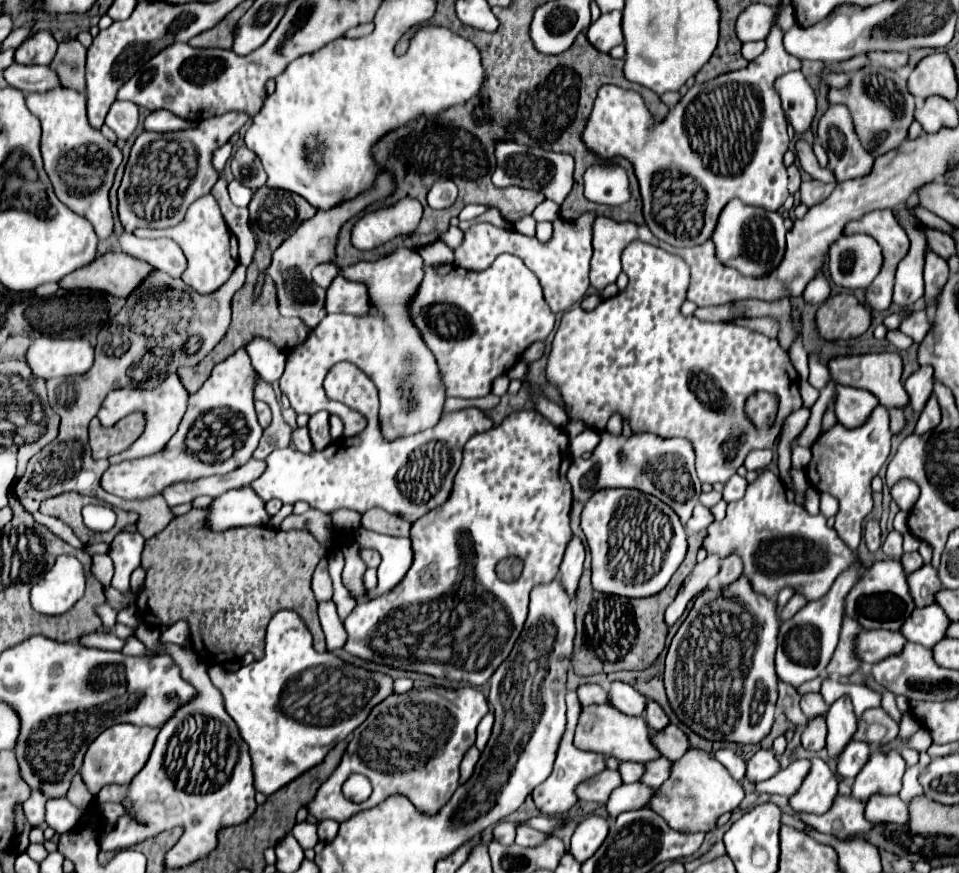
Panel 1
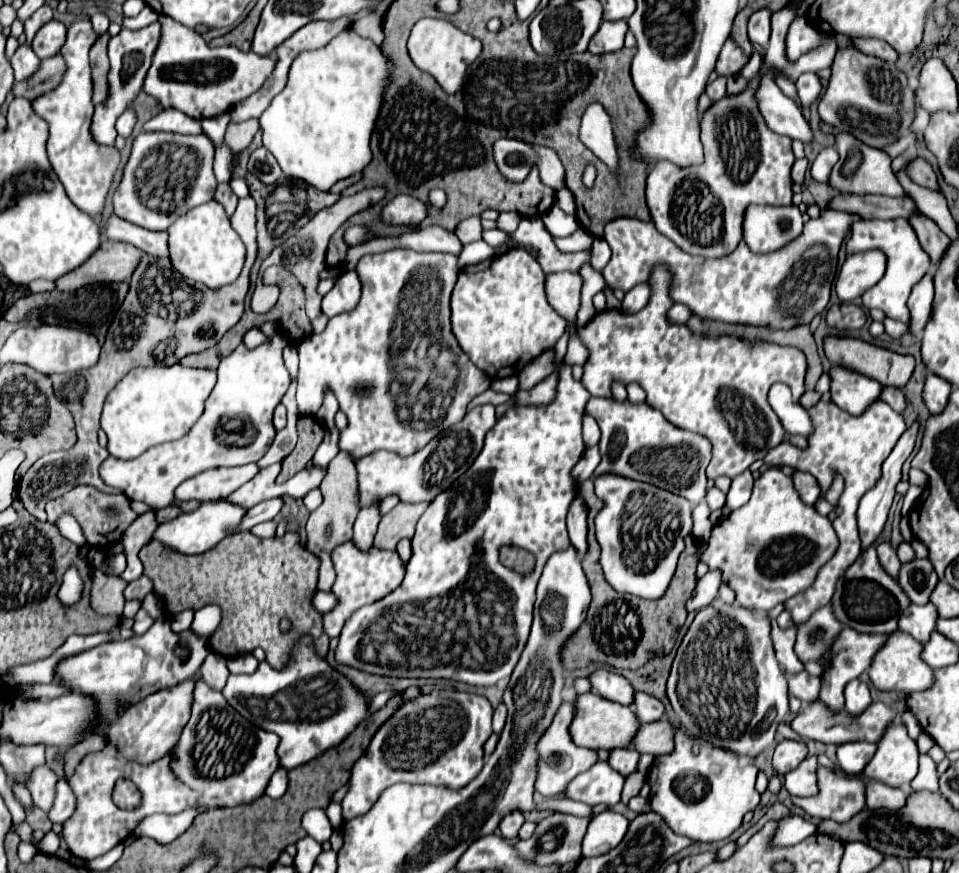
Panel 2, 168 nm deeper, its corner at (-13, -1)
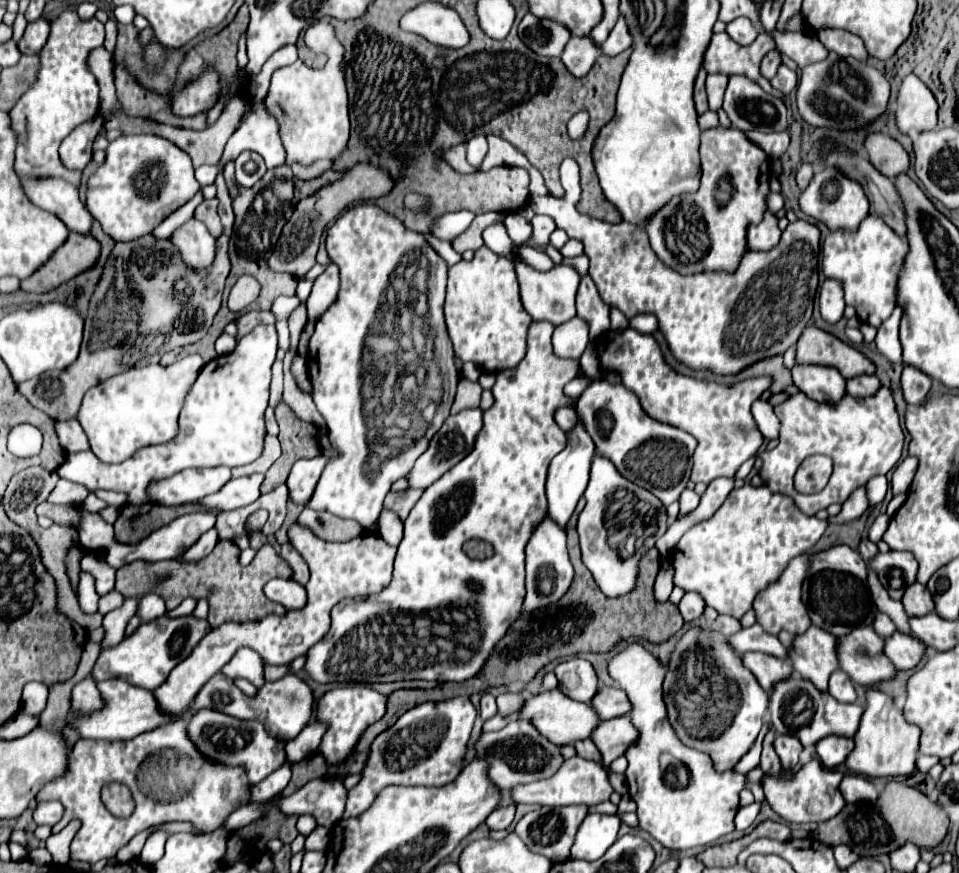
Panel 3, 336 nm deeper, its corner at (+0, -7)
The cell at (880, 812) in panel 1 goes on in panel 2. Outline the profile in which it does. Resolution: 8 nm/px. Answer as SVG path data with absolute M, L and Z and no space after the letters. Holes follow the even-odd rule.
M873 781L867 783L867 807L869 809L901 809L907 801L907 793L897 787Z

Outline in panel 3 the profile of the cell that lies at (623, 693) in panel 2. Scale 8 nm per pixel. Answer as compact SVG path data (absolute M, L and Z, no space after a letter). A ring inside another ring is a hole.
M570 658L560 663L554 673L558 677L558 689L574 701L590 703L598 691L598 677L586 659Z

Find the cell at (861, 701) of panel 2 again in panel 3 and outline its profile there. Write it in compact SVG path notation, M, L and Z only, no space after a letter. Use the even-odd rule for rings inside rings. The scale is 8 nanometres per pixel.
M840 669L834 671L834 675L830 675L830 687L828 693L838 699L840 703L854 703L856 701L856 691L854 691L854 683L850 681L850 677L846 673L842 673Z

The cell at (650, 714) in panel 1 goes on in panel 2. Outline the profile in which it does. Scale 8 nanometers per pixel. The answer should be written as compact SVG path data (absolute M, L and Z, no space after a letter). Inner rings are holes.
M635 693L635 707L637 707L637 717L641 723L659 721L665 715L663 703L647 693Z

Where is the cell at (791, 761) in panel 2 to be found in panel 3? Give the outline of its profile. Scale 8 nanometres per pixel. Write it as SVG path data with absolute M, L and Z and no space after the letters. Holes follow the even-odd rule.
M778 735L774 741L776 753L780 757L782 767L792 769L798 763L798 755L802 751L802 743L798 743L798 739L794 739L794 735Z

